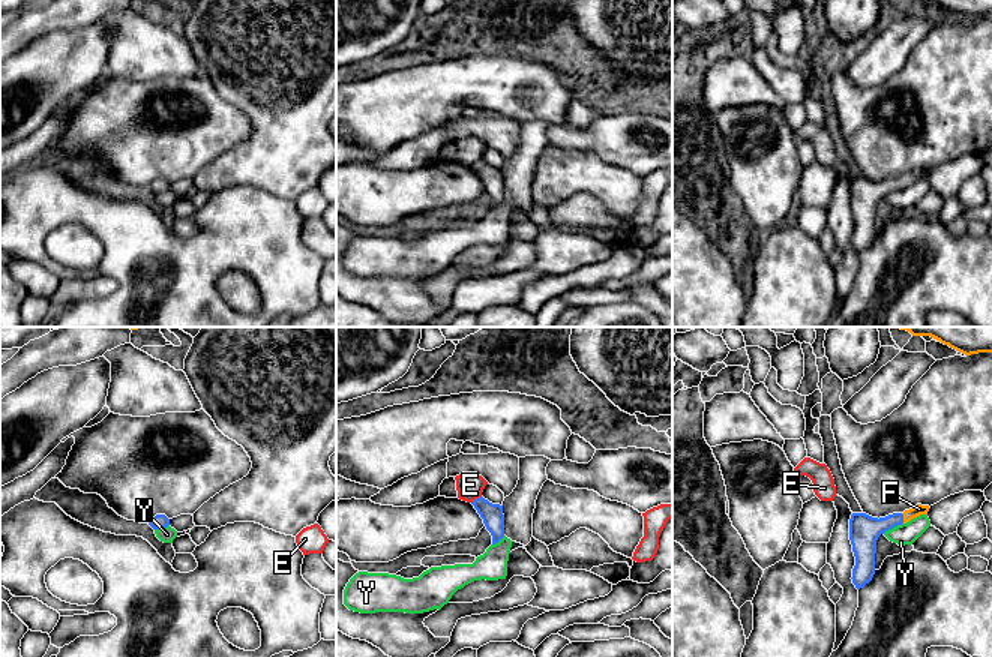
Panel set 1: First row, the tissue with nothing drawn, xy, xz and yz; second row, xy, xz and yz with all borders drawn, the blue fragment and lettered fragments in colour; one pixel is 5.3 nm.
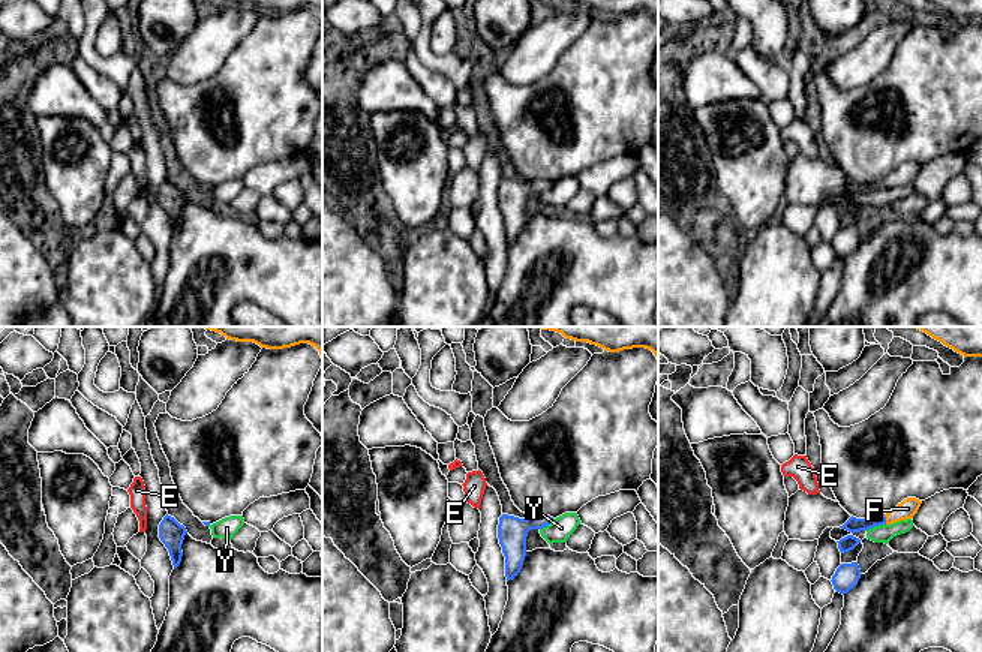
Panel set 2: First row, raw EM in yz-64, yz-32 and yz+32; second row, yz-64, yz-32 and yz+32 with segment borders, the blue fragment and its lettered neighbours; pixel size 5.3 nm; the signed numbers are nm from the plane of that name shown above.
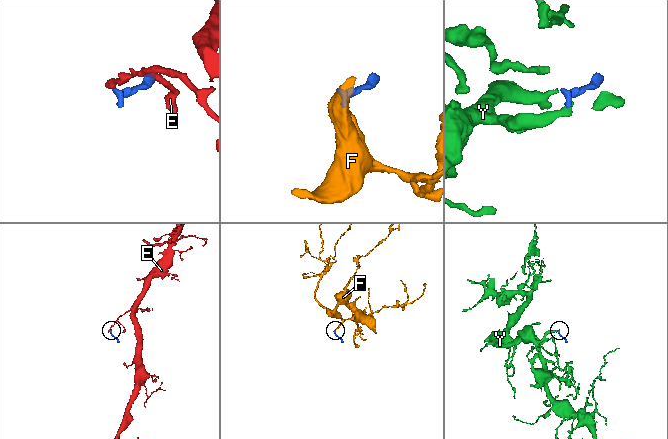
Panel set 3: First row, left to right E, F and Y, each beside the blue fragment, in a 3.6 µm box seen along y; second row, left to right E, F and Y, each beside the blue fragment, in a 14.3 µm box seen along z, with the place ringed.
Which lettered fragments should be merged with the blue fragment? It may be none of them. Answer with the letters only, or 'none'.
F

